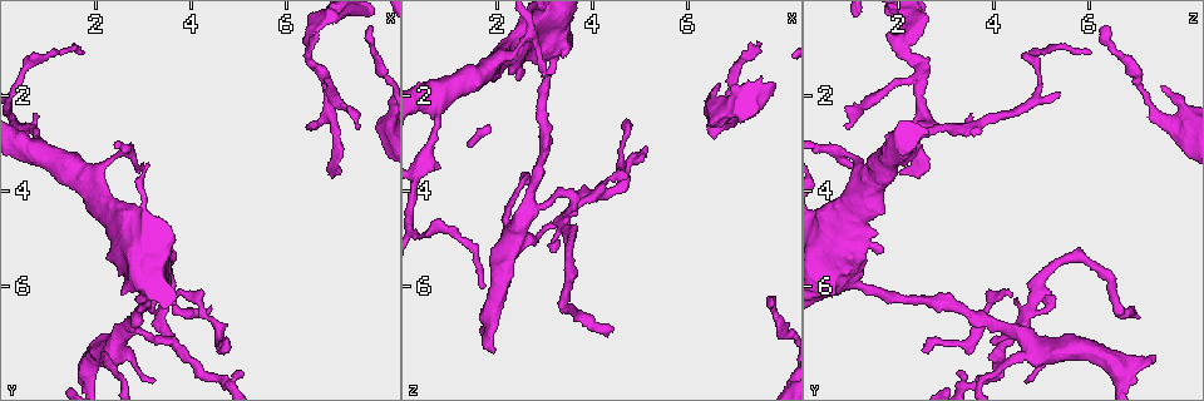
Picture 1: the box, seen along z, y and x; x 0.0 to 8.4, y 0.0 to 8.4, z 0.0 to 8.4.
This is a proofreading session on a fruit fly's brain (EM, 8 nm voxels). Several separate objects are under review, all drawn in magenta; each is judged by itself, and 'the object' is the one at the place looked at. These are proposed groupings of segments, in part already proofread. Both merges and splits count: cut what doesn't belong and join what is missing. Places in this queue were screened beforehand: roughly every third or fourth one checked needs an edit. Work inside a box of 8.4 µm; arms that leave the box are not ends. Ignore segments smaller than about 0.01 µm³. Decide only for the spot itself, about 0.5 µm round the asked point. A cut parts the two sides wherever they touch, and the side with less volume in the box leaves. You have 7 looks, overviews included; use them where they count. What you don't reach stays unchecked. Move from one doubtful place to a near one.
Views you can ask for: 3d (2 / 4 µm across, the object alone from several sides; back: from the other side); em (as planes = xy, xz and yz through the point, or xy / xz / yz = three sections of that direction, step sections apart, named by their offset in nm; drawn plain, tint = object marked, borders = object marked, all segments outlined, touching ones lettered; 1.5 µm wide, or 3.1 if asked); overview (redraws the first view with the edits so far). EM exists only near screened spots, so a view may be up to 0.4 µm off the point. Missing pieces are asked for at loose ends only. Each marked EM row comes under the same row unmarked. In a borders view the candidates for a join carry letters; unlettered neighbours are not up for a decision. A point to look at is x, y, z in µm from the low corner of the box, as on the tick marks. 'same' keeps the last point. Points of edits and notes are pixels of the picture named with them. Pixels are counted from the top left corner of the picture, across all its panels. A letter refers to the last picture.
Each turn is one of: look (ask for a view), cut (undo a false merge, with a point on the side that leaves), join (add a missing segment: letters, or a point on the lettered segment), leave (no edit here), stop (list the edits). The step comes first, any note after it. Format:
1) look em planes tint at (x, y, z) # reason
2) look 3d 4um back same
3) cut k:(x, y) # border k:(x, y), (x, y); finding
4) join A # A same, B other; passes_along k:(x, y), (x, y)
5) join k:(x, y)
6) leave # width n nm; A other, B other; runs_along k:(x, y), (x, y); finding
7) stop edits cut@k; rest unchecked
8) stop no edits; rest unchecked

look 3d 2um at (2.20, 7.55, 4.40) # thick turns thin

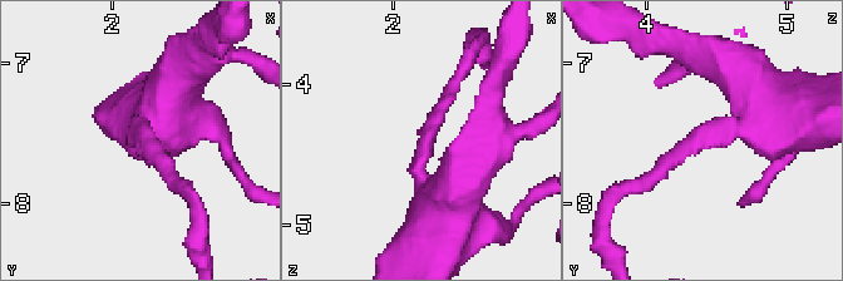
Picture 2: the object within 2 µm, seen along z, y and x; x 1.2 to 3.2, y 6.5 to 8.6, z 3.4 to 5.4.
look em planes borders at (2.24, 7.52, 4.46)

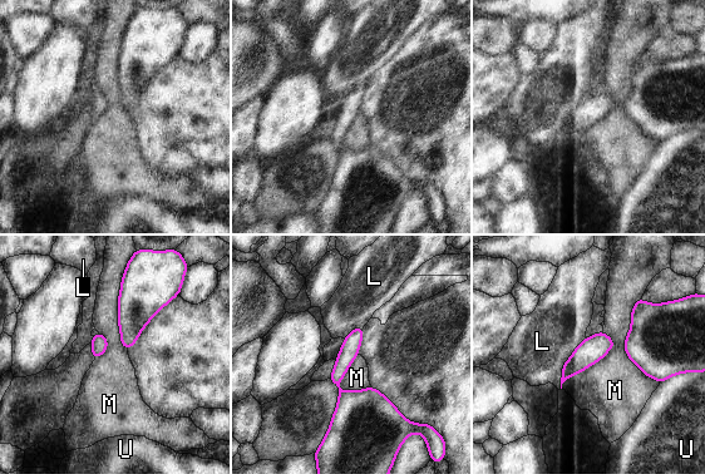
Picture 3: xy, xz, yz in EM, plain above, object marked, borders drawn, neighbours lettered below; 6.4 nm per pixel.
leave # longest_contact M 600 nm; L other, M other, U other; continuous, no second neuron

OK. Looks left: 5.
look em xy step 8 tint at (6.40, 2.65, 2.75) # thin end

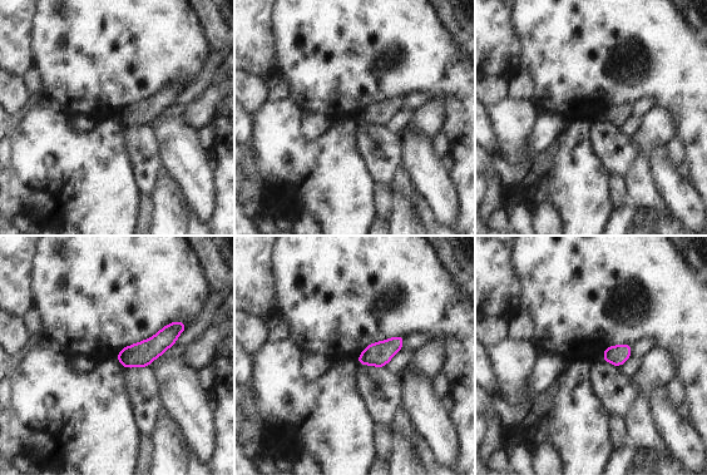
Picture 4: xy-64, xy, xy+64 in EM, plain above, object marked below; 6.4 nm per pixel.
look em planes tint same

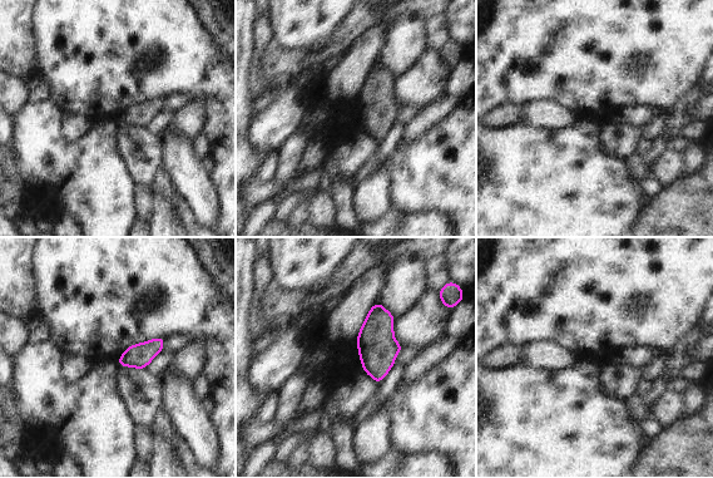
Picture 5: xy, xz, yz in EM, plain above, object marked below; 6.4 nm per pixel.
look em planes borders same

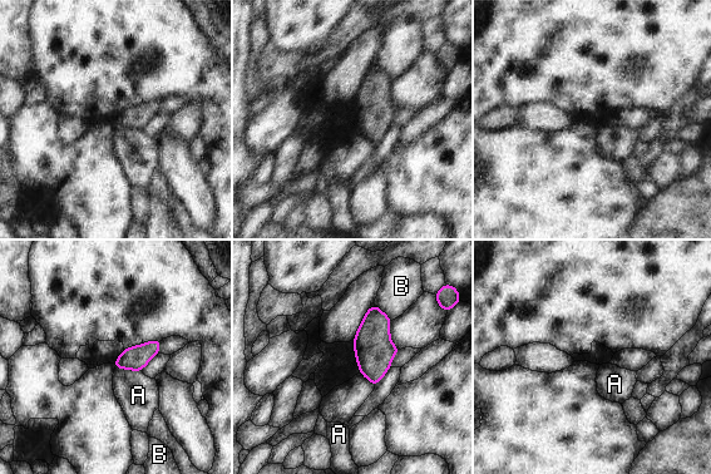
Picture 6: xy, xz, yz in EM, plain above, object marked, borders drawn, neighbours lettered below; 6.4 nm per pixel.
leave # longest_contact A 170 nm; A other, B other; border 6:(115, 366), (141, 371); no lettered segment goes on from it

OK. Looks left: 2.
look 3d 2um at (7.70, 0.60, 6.45) # free end

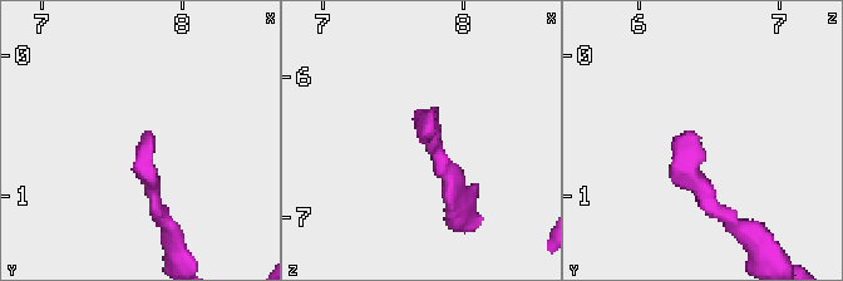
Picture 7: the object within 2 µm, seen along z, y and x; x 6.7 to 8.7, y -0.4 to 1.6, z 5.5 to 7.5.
look em planes borders at (7.70, 0.56, 6.40) # need the tissue

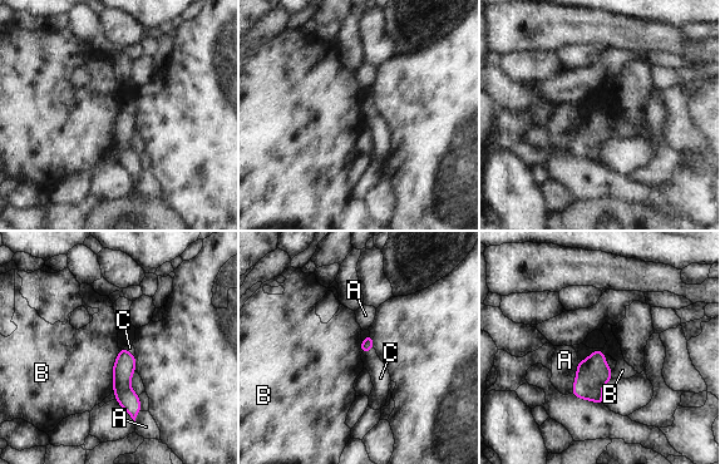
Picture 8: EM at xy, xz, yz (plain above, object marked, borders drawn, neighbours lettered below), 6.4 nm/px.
join 8:(611, 363) # longest_contact B 280 nm; A other, B other, C same; the neuron continues

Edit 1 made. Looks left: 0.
stop edits join@8; rest unchecked

